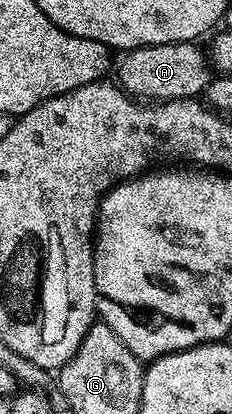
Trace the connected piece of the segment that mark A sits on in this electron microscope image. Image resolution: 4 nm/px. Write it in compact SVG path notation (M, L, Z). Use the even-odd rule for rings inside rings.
M172 42L158 46L140 46L128 51L116 67L116 81L126 94L138 100L170 102L204 95L211 81L211 62L197 42Z

